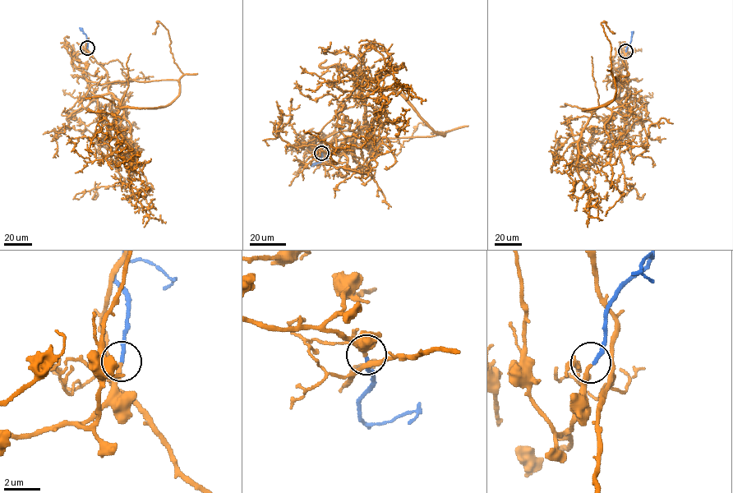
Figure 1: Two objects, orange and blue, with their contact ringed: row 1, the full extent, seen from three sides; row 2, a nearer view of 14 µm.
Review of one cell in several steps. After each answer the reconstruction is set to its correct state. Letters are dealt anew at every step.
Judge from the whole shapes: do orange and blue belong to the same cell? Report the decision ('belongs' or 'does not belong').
belongs

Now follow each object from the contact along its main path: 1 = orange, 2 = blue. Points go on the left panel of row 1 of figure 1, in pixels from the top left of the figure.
1: (87, 48), (76, 57), (88, 88), (119, 100), (117, 126), (131, 150), (132, 192), (149, 218), (165, 223)
2: (87, 48), (86, 34), (80, 27)

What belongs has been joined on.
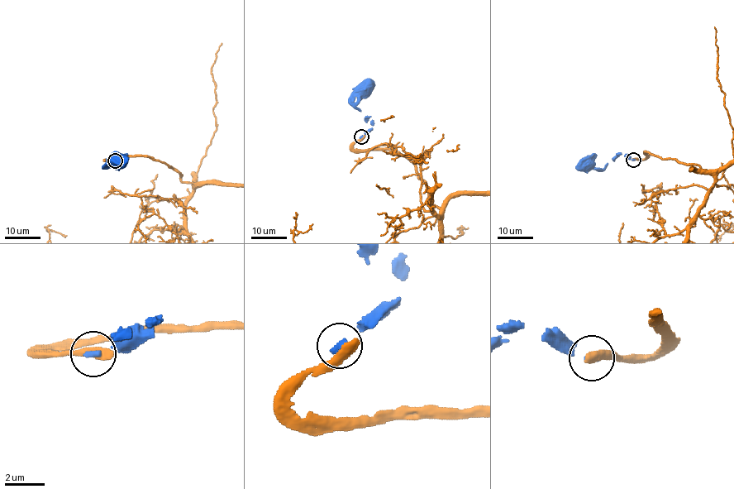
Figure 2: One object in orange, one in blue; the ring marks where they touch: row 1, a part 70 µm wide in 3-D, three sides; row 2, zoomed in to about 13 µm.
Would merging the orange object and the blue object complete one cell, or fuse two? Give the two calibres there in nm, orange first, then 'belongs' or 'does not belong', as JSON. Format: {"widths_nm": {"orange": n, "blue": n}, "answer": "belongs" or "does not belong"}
{"widths_nm": {"orange": 550, "blue": 260}, "answer": "does not belong"}

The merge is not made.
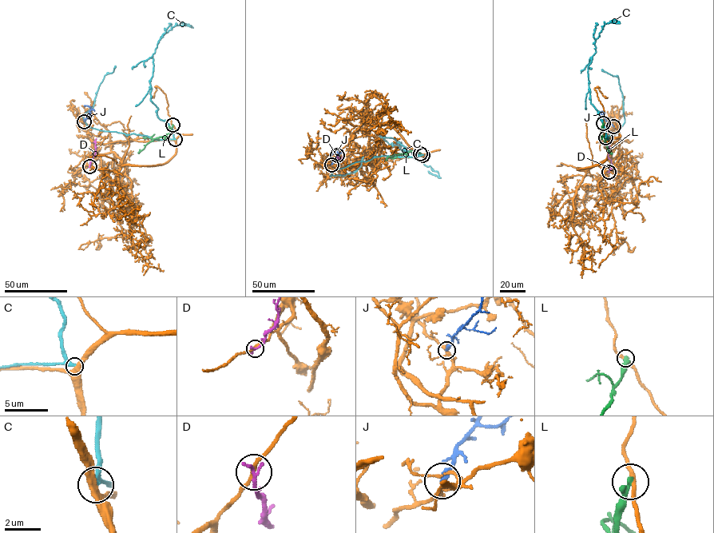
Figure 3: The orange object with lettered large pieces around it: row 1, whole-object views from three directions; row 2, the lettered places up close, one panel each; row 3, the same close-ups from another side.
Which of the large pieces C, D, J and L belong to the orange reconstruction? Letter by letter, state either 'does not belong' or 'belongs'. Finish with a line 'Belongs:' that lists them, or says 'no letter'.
C: does not belong
D: does not belong
J: belongs
L: does not belong
Belongs: J

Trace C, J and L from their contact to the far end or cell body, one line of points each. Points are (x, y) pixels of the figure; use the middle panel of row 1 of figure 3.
C: (422, 154), (406, 151), (397, 142), (401, 143), (402, 152), (430, 166), (438, 176), (428, 171)
J: (331, 165), (339, 153), (332, 155)
L: (420, 153), (415, 149), (394, 154), (386, 160)

